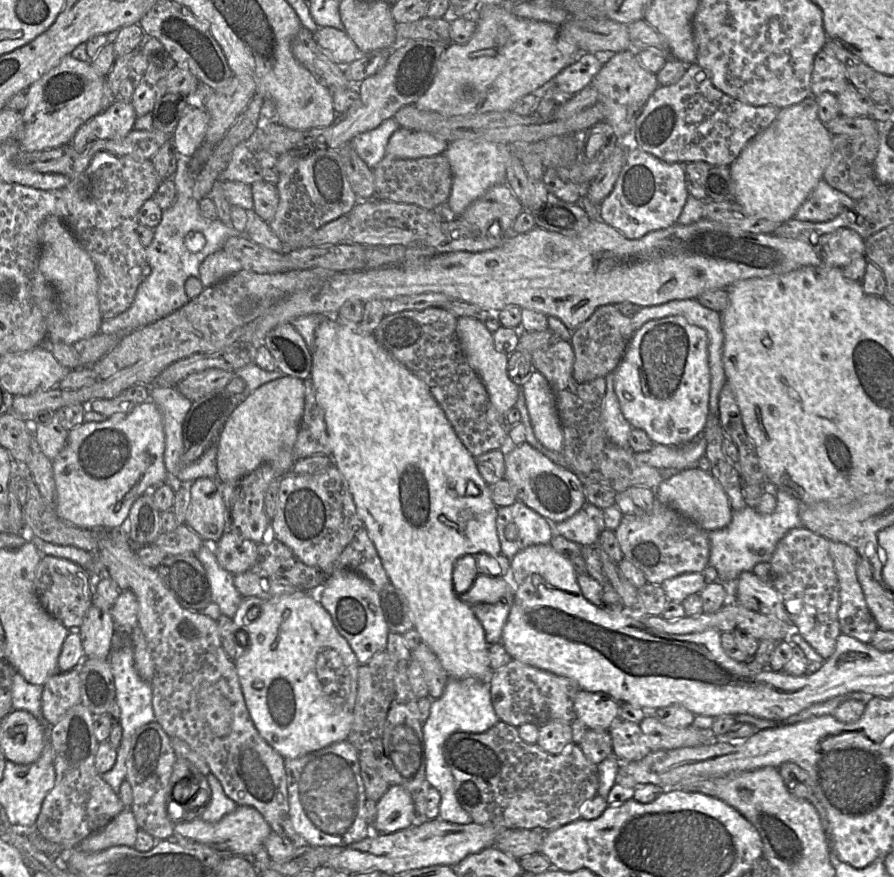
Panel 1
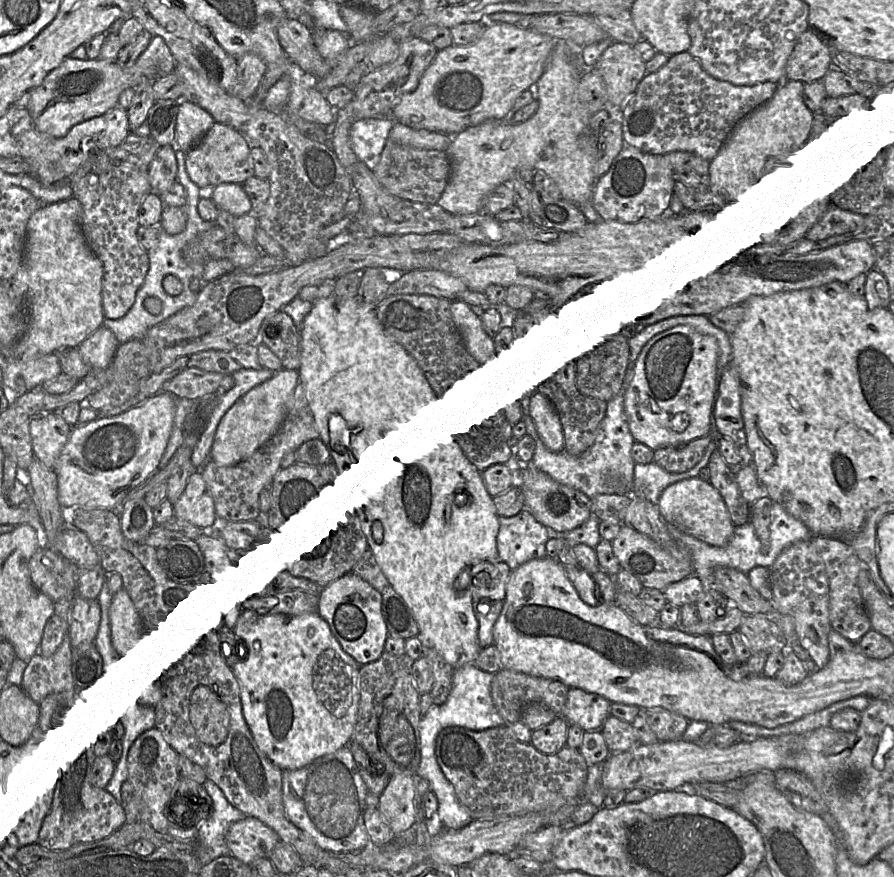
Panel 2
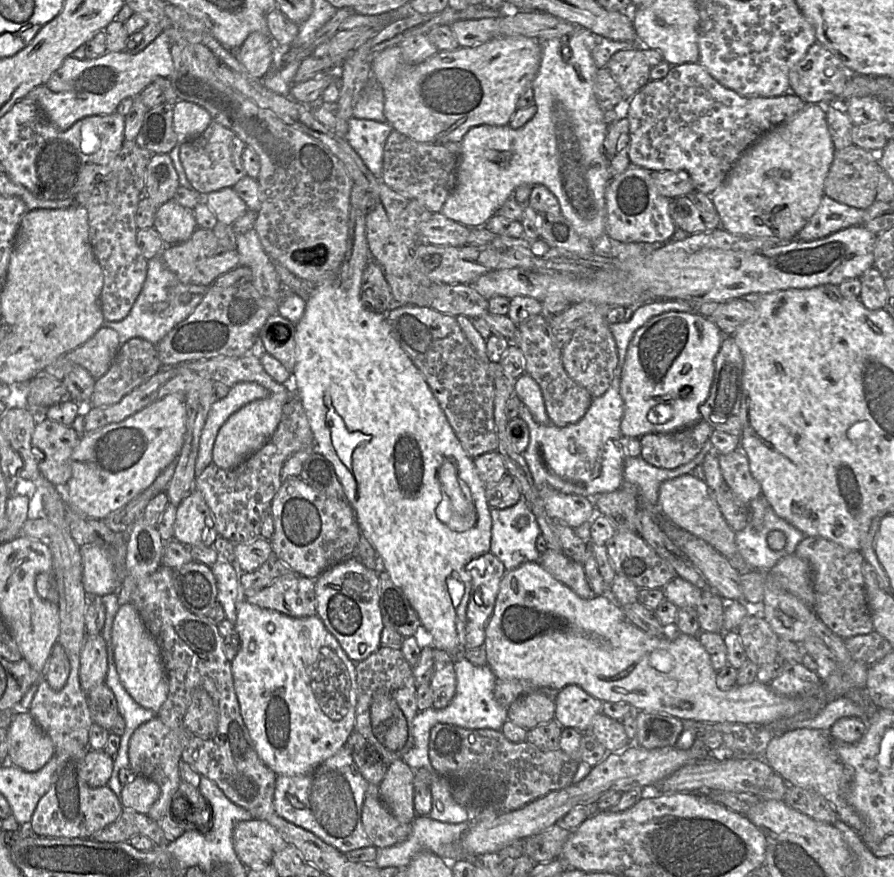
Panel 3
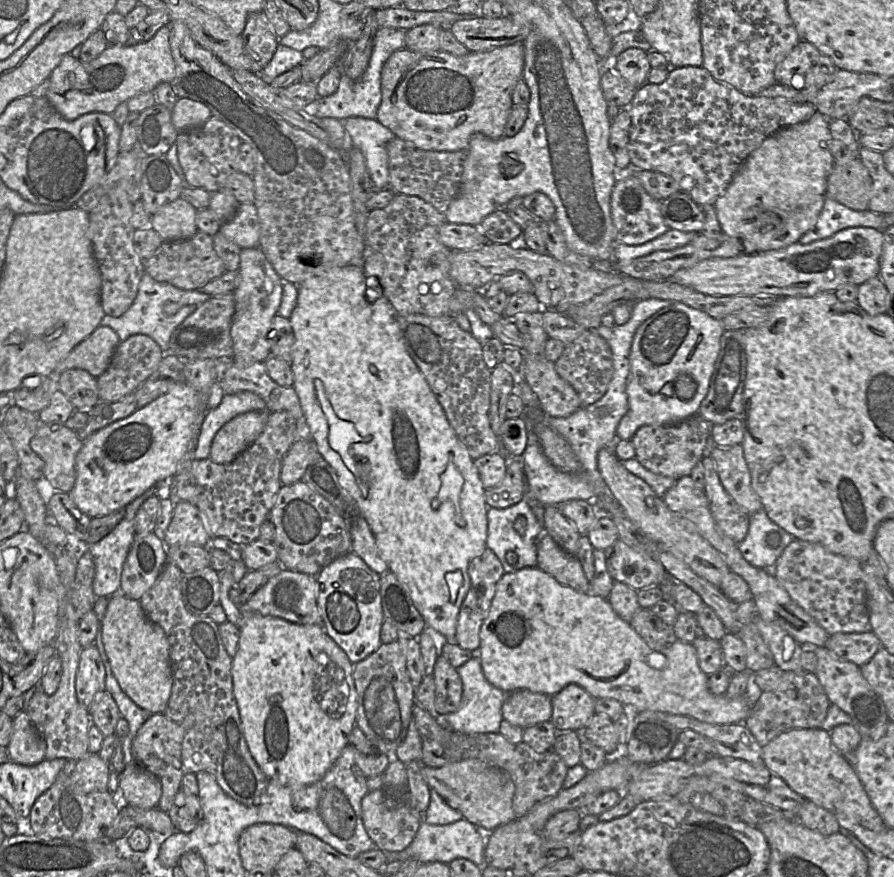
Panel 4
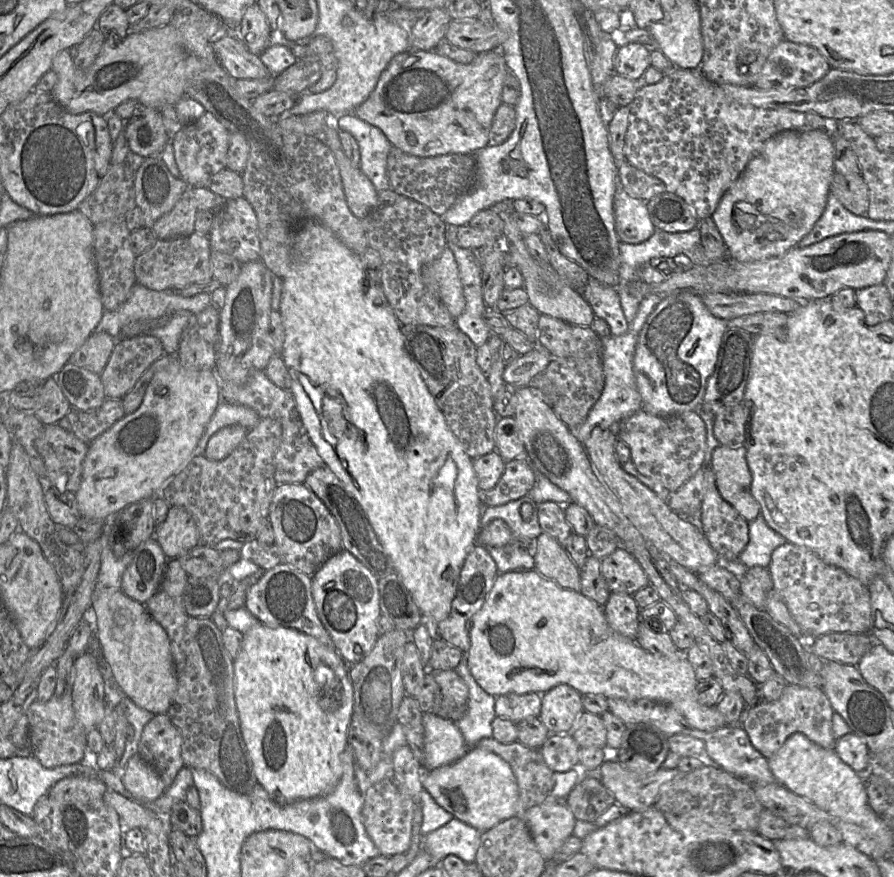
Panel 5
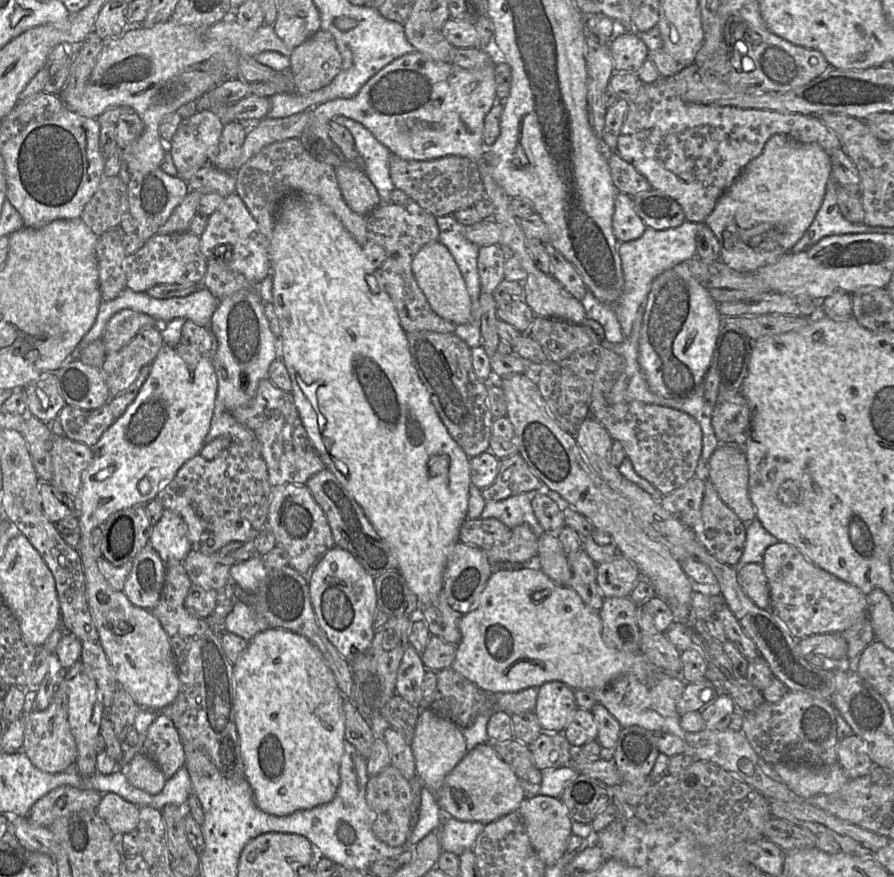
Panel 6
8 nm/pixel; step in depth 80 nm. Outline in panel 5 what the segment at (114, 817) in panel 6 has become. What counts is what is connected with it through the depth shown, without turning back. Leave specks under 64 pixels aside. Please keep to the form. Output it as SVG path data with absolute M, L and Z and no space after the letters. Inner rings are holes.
M107 790L102 799L107 805L116 810L124 830L144 827L155 815L153 811L145 808L138 801L112 790Z

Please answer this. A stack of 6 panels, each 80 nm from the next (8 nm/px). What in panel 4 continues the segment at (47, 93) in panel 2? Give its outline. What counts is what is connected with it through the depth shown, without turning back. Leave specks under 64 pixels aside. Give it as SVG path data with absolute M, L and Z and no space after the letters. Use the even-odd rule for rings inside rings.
M164 26L147 42L133 46L107 46L89 63L65 54L49 77L50 86L45 98L62 118L72 121L88 113L110 115L118 105L134 96L152 92L160 83L171 83L175 77L175 64L170 32L170 26Z

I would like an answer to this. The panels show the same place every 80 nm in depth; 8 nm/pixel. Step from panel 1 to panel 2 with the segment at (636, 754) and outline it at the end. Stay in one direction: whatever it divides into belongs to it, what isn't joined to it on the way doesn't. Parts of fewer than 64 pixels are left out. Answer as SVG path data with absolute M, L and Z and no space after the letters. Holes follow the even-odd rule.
M609 715L600 729L611 753L621 753L636 747L637 733L631 723Z

